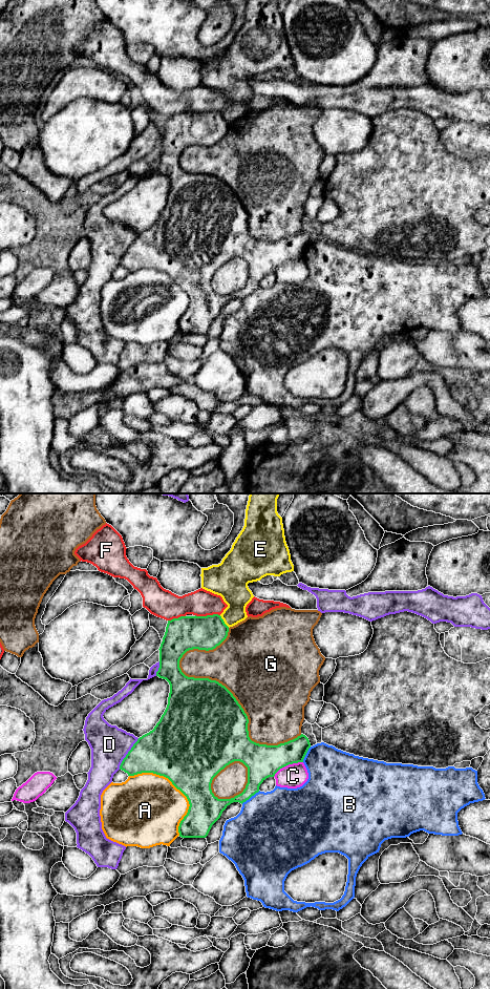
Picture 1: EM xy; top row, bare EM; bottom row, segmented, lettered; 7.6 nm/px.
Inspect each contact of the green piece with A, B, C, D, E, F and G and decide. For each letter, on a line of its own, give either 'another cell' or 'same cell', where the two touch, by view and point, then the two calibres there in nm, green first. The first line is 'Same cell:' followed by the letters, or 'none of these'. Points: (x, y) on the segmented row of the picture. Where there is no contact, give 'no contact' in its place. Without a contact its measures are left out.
Same cell: none of these
A: another cell; meets green in xy at (176, 787); 460 nm thick on the green side, 480 nm on the other
B: another cell; meets green in xy at (250, 797); 200 nm thick on the green side, 480 nm on the other
C: another cell; meets green in xy at (288, 764); 260 nm thick on the green side, 190 nm on the other
D: another cell; meets green in xy at (127, 754); 340 nm thick on the green side, 300 nm on the other
E: another cell; meets green in xy at (224, 622); 260 nm thick on the green side, 220 nm on the other
F: another cell; meets green in xy at (208, 615); 260 nm thick on the green side, 200 nm on the other
G: another cell; meets green in xy at (243, 711); 500 nm thick on the green side, 500 nm on the other

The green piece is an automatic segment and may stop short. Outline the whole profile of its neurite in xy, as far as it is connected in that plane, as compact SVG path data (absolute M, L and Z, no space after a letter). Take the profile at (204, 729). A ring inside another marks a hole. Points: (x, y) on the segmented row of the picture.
M218 614L180 616L168 620L166 632L158 649L159 668L156 672L156 676L166 679L170 685L168 704L154 729L137 739L120 765L120 770L127 773L128 776L142 773L153 773L164 776L187 797L190 806L178 826L179 837L182 838L206 838L212 825L220 818L228 805L233 802L242 804L259 792L260 784L267 778L274 777L280 769L289 764L303 762L311 748L308 738L303 734L278 745L259 744L252 741L248 731L248 716L233 694L225 686L209 678L188 677L182 672L179 660L187 651L193 649L213 650L227 638L228 632L229 627ZM234 761L240 761L248 767L246 788L234 798L218 799L212 793L212 780L221 770Z

